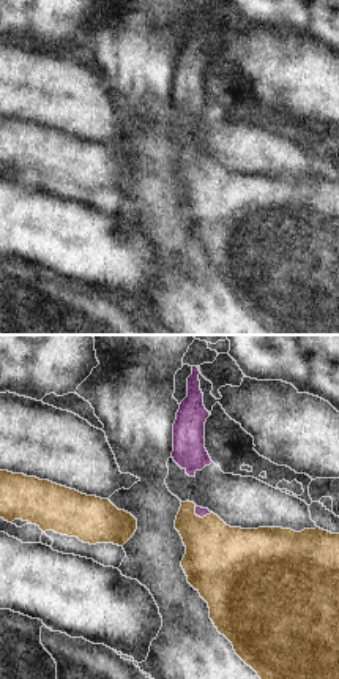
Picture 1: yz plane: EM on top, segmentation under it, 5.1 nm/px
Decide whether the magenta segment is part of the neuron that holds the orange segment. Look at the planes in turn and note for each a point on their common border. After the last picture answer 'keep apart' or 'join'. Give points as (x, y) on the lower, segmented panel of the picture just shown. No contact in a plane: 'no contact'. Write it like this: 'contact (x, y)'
contact (199, 517)

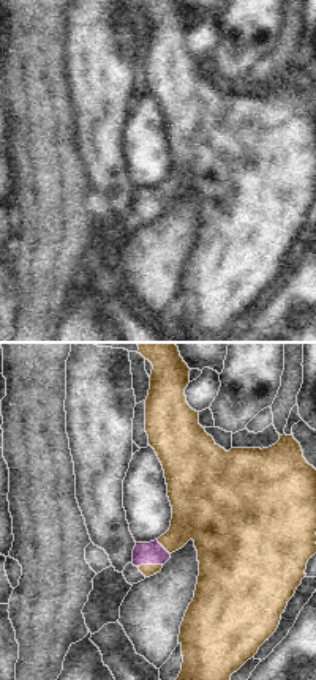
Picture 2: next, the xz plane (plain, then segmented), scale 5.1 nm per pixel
contact (149, 565)

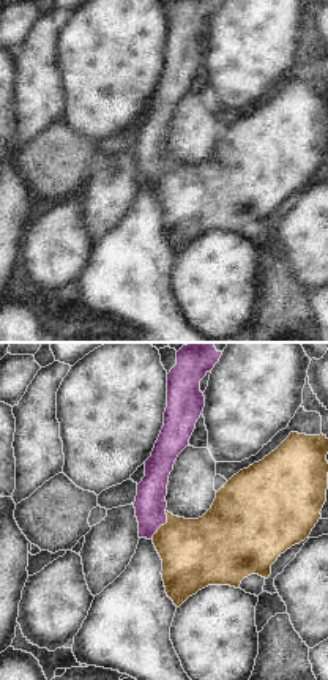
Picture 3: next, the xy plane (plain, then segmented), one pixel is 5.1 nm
contact (161, 526)

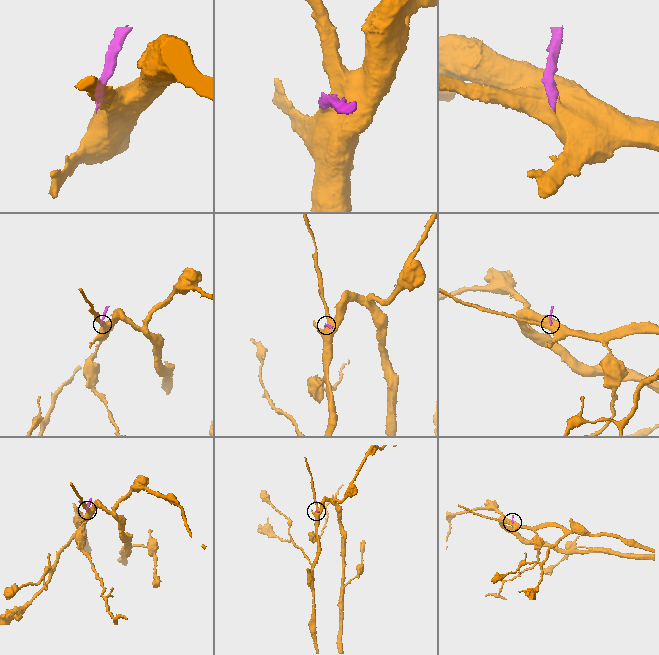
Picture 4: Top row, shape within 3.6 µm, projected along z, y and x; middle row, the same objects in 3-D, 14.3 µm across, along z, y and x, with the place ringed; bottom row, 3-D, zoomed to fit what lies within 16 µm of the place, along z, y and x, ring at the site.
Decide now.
join

